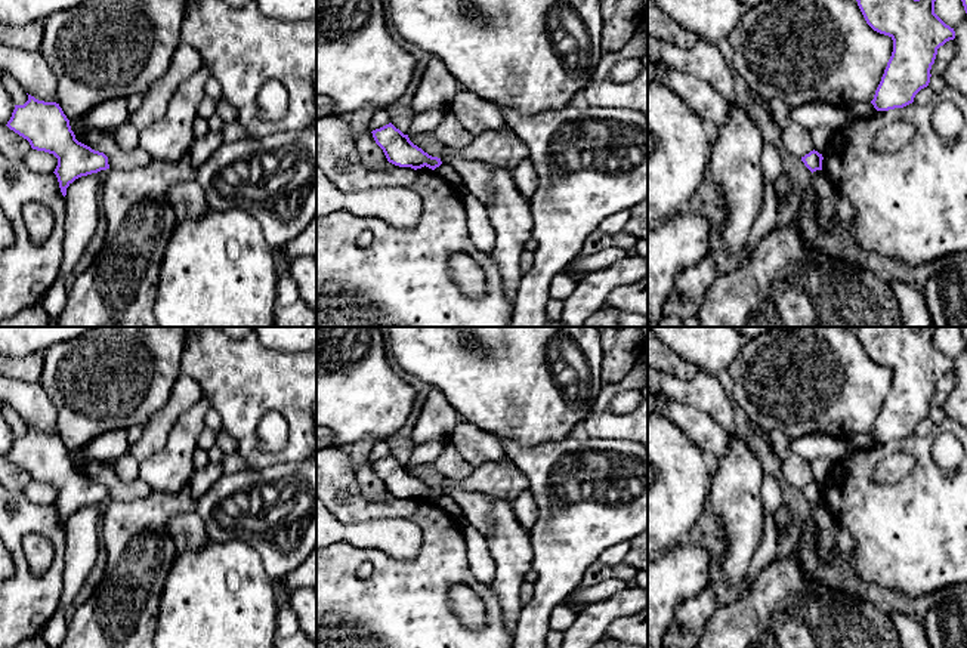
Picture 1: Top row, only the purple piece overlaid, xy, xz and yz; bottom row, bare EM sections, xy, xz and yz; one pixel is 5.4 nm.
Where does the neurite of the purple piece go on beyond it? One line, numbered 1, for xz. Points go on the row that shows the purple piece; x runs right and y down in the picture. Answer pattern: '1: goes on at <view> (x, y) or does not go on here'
1: does not go on here

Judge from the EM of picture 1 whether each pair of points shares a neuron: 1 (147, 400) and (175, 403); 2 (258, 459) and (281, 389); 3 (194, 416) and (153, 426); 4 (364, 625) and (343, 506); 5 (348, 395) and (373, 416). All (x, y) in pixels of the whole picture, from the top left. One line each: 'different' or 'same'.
1: different
2: same
3: different
4: same
5: same

